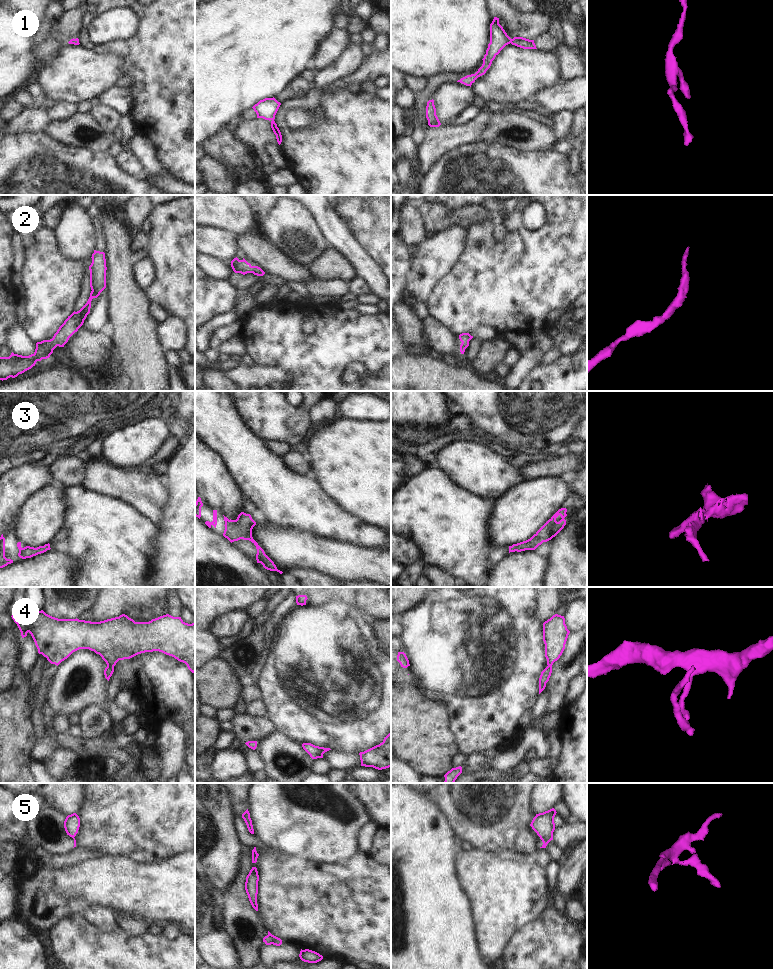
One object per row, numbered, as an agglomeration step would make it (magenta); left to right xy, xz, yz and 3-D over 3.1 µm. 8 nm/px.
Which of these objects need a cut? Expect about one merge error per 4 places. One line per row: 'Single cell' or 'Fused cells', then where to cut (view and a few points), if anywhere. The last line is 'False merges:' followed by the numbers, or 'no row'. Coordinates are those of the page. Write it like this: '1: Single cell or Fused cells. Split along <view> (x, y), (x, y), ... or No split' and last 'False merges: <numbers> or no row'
1: Single cell. No split
2: Single cell. No split
3: Single cell. No split
4: Single cell. No split
5: Fused cells. Split along xz (269, 932), (272, 943)
False merges: 5

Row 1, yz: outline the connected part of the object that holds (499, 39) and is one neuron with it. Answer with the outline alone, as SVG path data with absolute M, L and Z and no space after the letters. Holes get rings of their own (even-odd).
M494 17L490 24L490 43L488 44L486 54L482 59L482 66L475 74L467 75L457 82L471 87L478 77L486 73L486 71L490 68L492 61L500 53L500 51L510 43L523 49L537 49L534 40L529 40L523 37L514 37L511 39L503 27L499 24L499 18Z

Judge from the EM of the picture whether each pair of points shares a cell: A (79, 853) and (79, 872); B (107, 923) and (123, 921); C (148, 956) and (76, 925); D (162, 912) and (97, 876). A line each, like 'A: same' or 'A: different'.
A: different
B: different
C: same
D: same

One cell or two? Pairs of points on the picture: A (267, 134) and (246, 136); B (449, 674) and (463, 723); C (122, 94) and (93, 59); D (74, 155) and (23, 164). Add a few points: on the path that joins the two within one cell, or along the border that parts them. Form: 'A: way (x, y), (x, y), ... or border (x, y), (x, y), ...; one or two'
A: way (262, 134), (251, 134); one
B: way (451, 686), (451, 694), (463, 706), (463, 711); one
C: border (114, 84), (96, 96); two
D: way (61, 164), (36, 164); one

